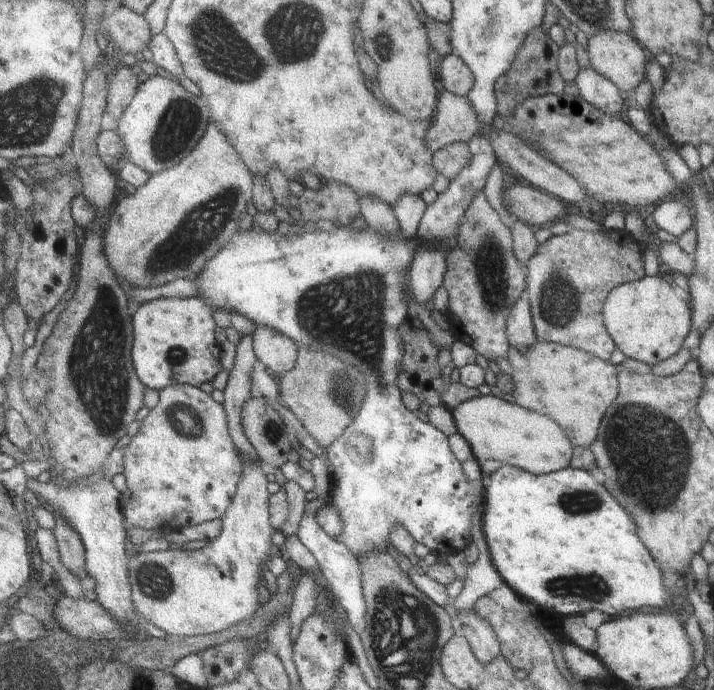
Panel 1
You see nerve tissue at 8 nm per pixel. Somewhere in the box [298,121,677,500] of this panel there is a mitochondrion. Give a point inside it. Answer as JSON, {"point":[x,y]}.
{"point":[489,260]}

